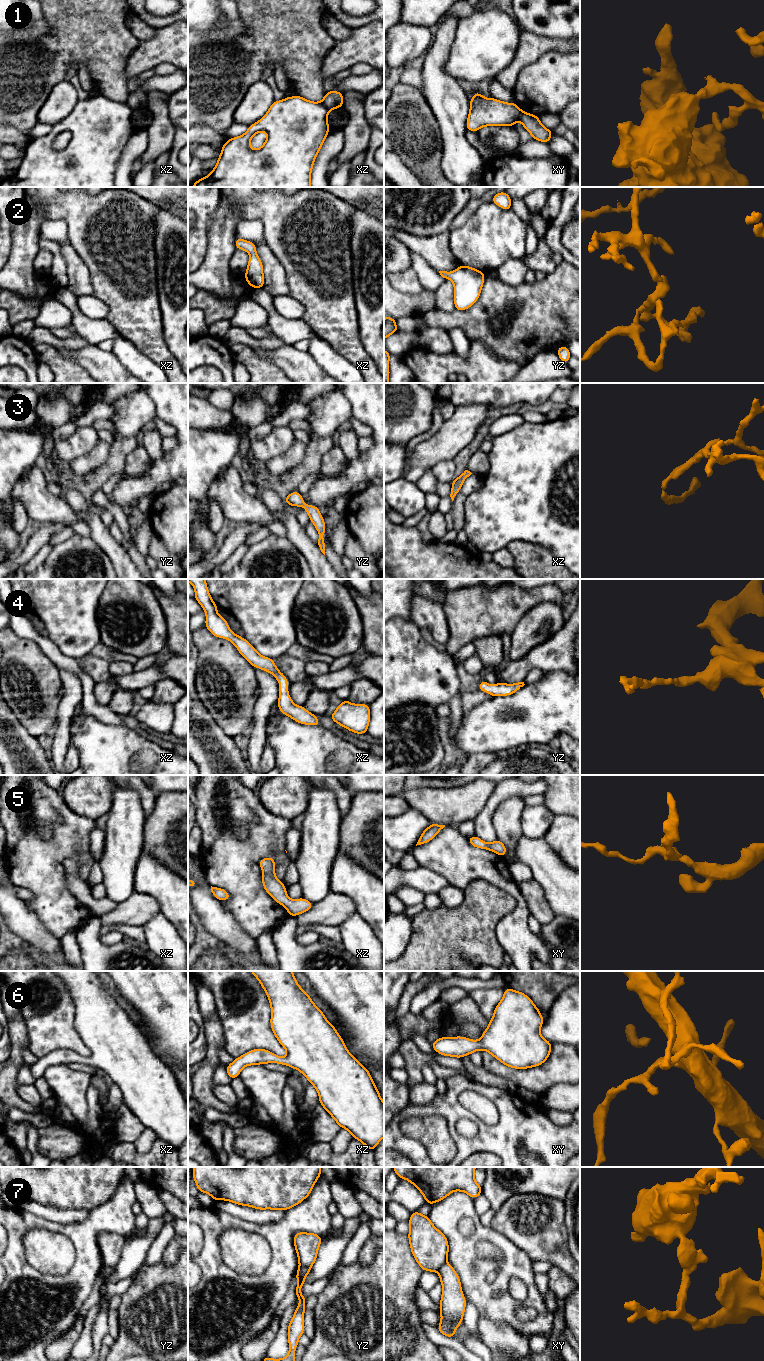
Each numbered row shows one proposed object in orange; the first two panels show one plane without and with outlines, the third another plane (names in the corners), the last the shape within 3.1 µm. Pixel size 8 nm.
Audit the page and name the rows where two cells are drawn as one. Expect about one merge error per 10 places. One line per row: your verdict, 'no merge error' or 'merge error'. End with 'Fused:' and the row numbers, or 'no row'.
1: merge error
2: no merge error
3: no merge error
4: no merge error
5: no merge error
6: no merge error
7: merge error
Fused: 1, 7

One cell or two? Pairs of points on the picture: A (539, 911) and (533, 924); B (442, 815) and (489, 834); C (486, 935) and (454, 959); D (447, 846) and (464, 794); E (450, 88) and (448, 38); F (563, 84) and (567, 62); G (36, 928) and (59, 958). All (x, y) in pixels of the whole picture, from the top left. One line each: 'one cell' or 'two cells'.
A: two cells
B: two cells
C: one cell
D: two cells
E: one cell
F: one cell
G: one cell

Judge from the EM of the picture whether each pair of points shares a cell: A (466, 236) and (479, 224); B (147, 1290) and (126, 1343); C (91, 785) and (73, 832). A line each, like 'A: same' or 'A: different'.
A: same
B: same
C: different

